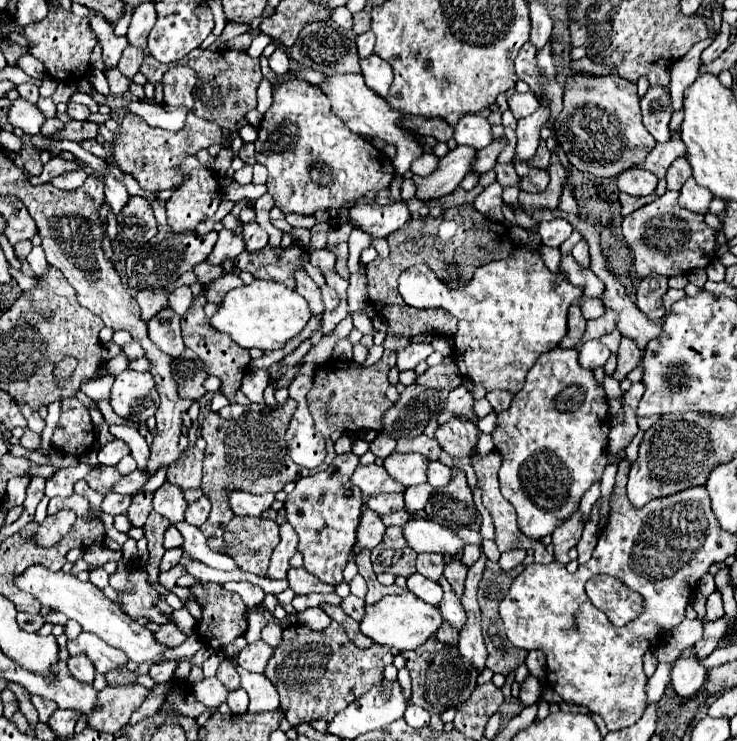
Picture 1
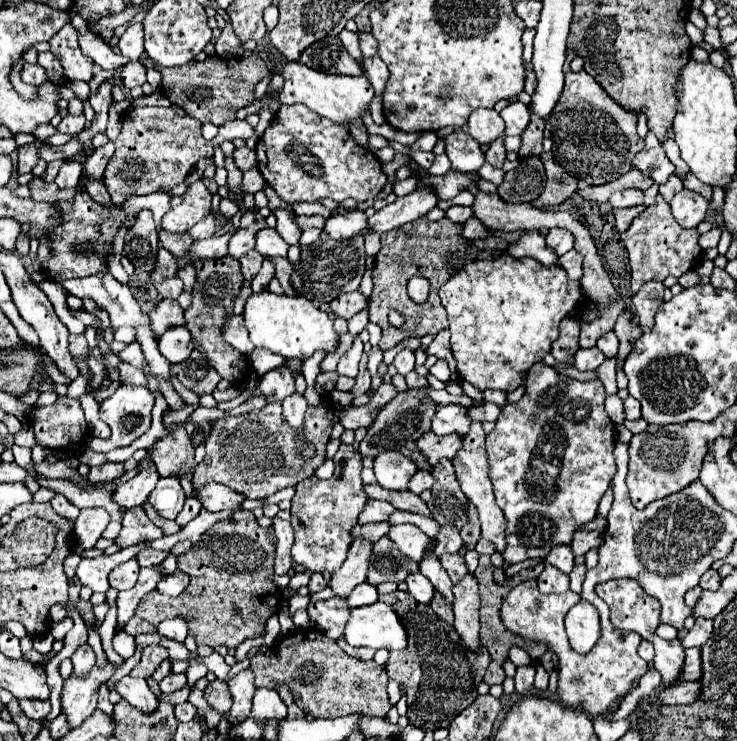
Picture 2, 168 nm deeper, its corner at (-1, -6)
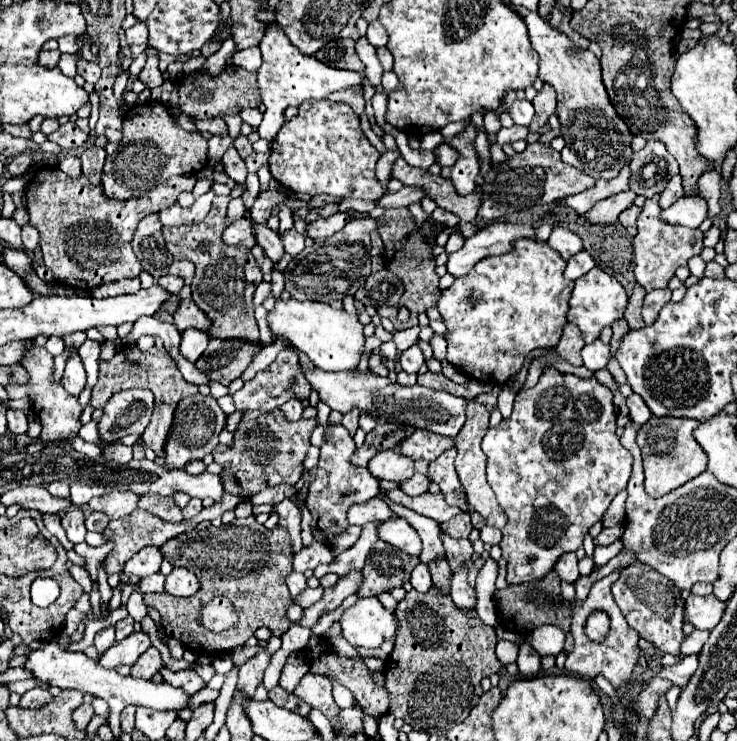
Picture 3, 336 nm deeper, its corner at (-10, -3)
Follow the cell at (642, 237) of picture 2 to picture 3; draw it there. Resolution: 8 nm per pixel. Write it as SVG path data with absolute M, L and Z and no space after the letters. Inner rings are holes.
M658 196L648 198L644 202L644 208L638 216L638 234L634 236L634 276L640 286L644 286L646 292L652 292L656 288L666 288L670 278L674 276L678 266L686 266L686 262L700 254L704 248L702 244L702 232L684 228L684 226L670 226L660 220L660 206Z

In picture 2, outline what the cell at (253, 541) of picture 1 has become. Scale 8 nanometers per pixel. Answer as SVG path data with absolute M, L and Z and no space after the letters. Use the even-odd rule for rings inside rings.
M239 511L229 519L215 523L199 545L193 545L185 555L179 555L177 559L179 559L177 567L191 577L189 587L179 597L163 597L155 593L145 595L135 613L143 621L159 625L163 619L187 615L189 633L195 635L197 645L209 645L209 647L227 645L231 649L243 643L245 639L257 637L265 629L267 619L277 613L275 609L279 601L277 587L269 581L269 575L273 575L273 559L275 559L275 531L271 531L271 527L261 527L251 511ZM233 607L239 607L239 611L235 613Z

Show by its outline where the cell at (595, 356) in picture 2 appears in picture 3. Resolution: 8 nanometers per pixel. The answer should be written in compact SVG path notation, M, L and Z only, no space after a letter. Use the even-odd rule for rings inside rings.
M594 340L592 344L586 344L582 348L582 360L584 360L584 366L592 372L606 368L606 364L610 360L610 346L600 340Z

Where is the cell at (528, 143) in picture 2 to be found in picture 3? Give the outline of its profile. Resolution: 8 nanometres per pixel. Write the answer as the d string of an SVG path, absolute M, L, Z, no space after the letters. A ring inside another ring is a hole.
M544 84L544 88L538 92L538 96L532 100L536 116L530 124L530 130L538 130L540 126L544 126L548 122L548 118L556 112L556 92L552 92L550 84Z

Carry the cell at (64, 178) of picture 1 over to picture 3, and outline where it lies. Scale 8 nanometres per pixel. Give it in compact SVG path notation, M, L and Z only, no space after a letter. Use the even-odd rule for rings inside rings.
M64 156L64 158L60 158L58 168L62 172L66 172L68 176L72 176L72 178L82 176L82 168L80 168L80 158L78 156Z

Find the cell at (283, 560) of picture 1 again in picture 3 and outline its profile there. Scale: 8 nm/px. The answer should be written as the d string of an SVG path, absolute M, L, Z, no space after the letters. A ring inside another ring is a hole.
M286 498L286 500L282 500L282 502L278 502L274 506L274 512L280 518L280 526L288 530L288 534L292 538L294 552L302 550L302 538L300 538L300 520L302 520L302 514L300 514L300 508L296 506L296 502L290 500L290 498Z

